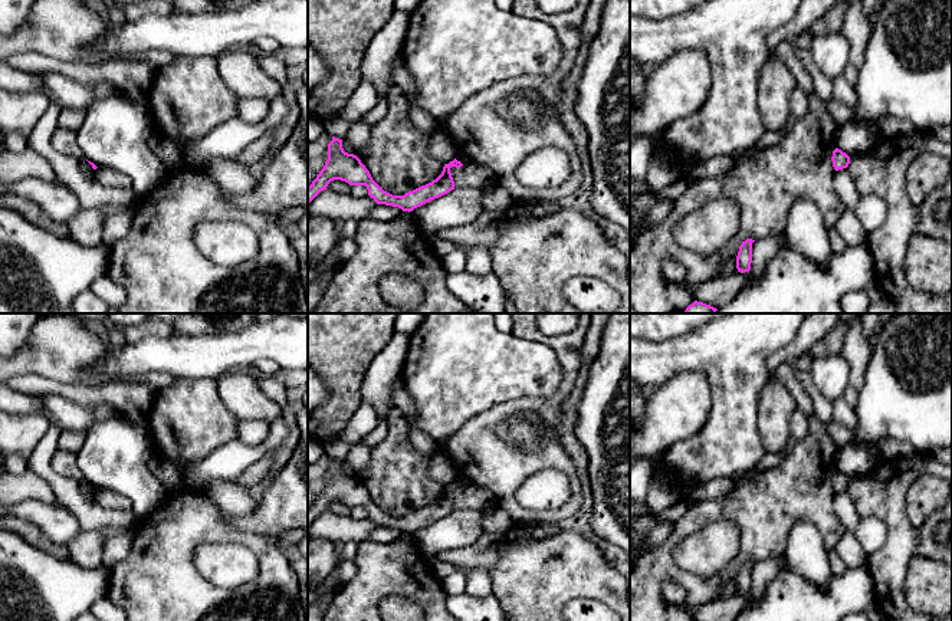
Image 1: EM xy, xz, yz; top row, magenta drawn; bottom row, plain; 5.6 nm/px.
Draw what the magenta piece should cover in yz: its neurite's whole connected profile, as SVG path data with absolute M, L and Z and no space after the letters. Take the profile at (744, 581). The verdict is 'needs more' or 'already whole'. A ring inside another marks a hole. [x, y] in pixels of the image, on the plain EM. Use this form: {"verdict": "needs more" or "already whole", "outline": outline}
{"verdict": "already whole", "outline": "M746 561L742 564L739 568L739 574L736 578L736 591L741 595L749 594L751 592L751 585L752 585L752 565L755 562Z"}

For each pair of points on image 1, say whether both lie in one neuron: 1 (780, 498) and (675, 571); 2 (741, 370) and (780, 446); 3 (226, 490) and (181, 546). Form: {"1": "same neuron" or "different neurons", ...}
{"1": "same neuron", "2": "different neurons", "3": "different neurons"}

